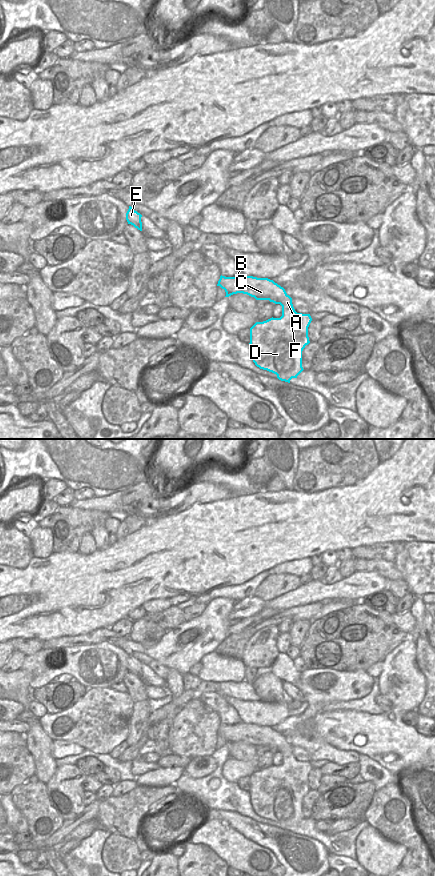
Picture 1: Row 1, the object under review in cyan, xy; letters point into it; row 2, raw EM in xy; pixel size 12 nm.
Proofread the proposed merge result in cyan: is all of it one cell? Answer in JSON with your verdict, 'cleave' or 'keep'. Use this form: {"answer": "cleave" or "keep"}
{"answer": "keep"}

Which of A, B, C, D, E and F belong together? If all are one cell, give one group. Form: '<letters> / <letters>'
A B C D E F

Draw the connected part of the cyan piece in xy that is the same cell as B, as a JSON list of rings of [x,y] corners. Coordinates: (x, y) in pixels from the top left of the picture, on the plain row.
[[[240,722],[235,725],[220,724],[217,734],[225,738],[226,744],[243,741],[256,748],[269,748],[282,754],[280,766],[270,766],[263,770],[256,770],[250,776],[250,803],[257,815],[277,823],[281,829],[290,831],[292,826],[304,818],[302,815],[302,799],[310,791],[308,775],[312,769],[310,762],[297,761],[292,752],[292,746],[285,737],[268,726],[257,726]]]

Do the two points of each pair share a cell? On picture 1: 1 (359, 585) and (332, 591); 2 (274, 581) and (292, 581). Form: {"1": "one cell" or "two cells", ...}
{"1": "one cell", "2": "one cell"}

